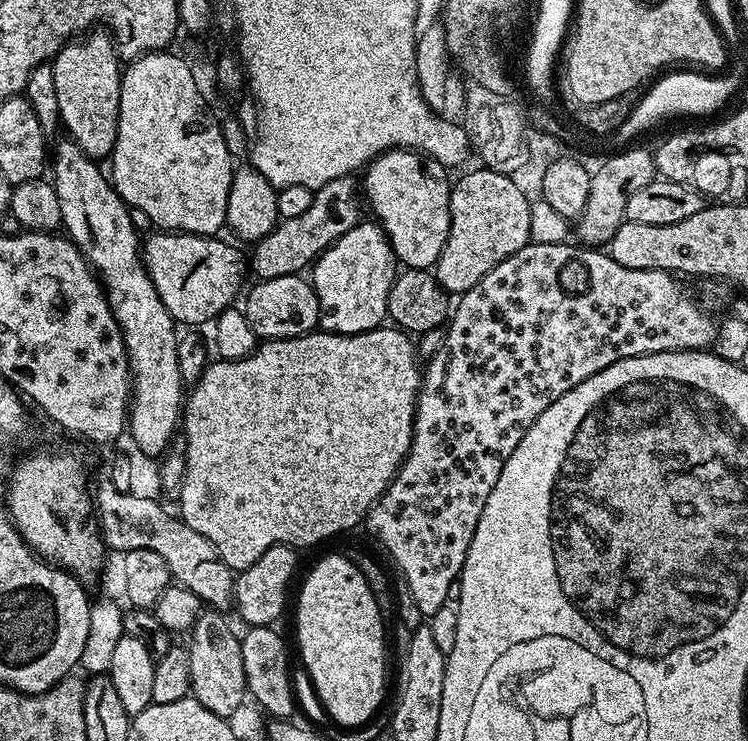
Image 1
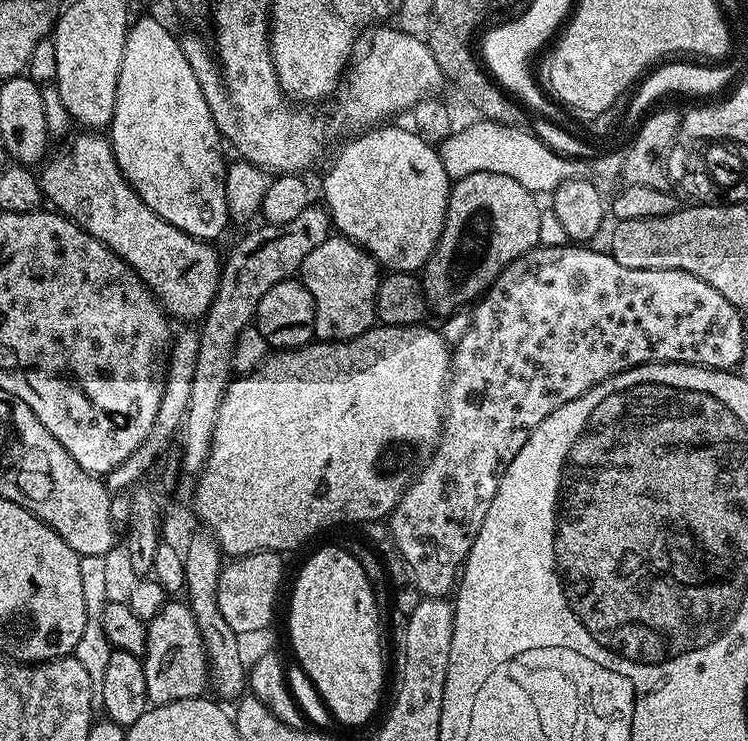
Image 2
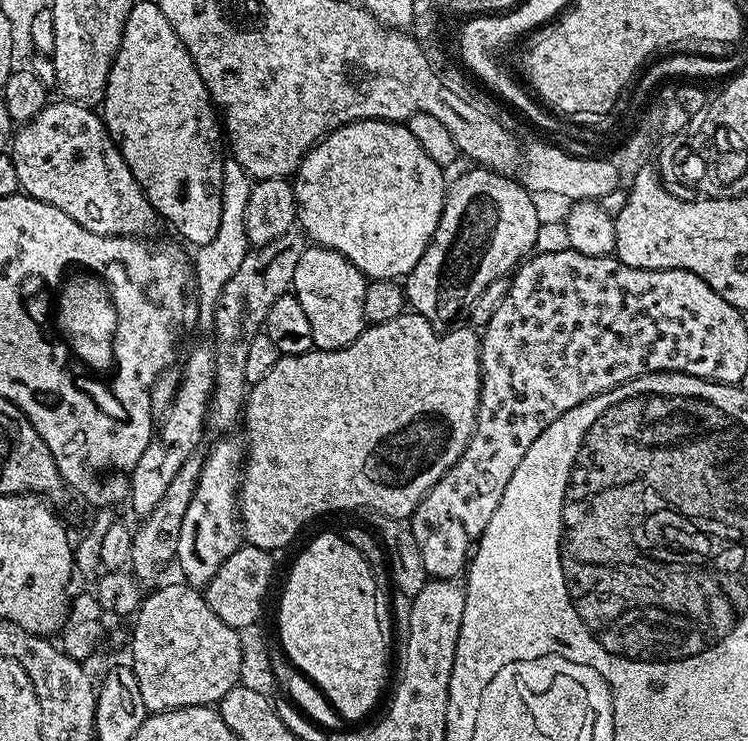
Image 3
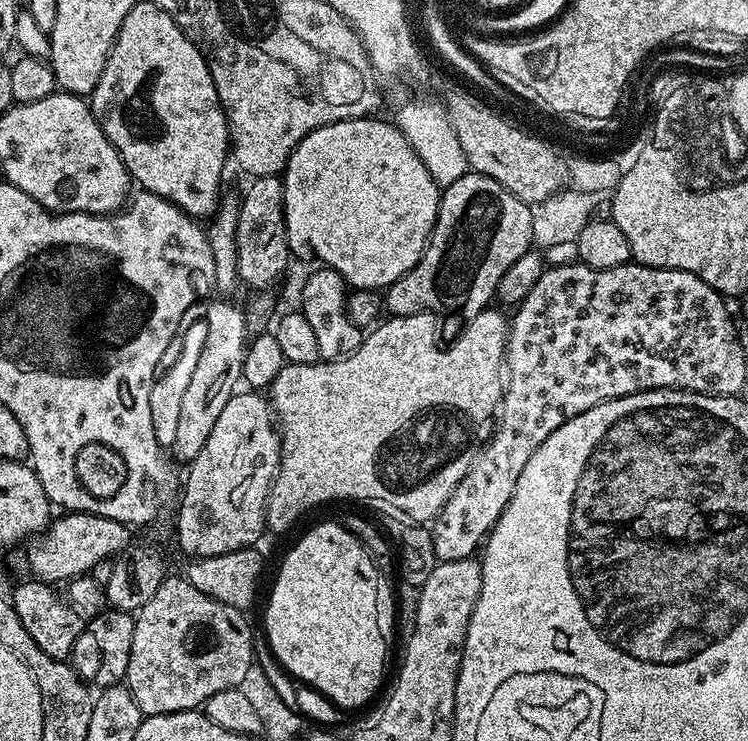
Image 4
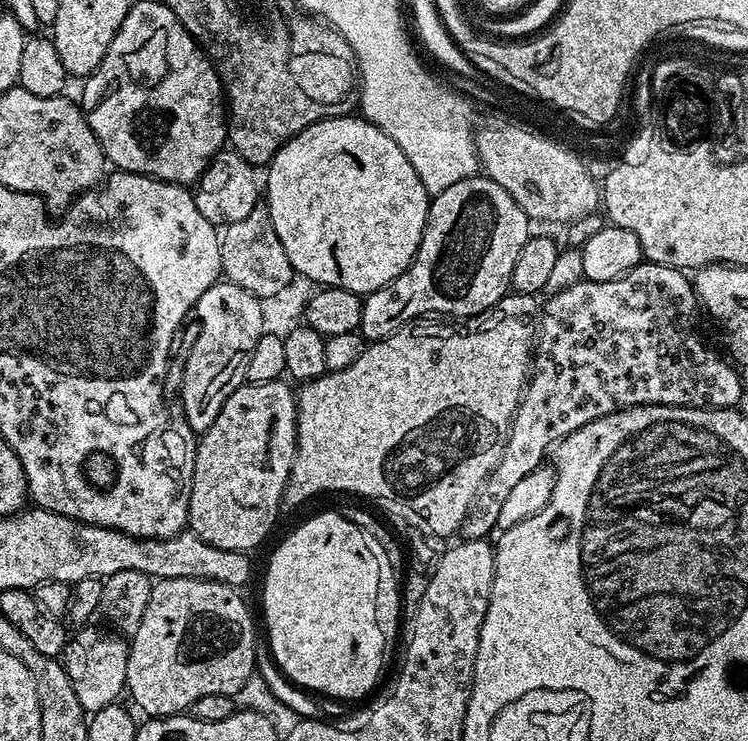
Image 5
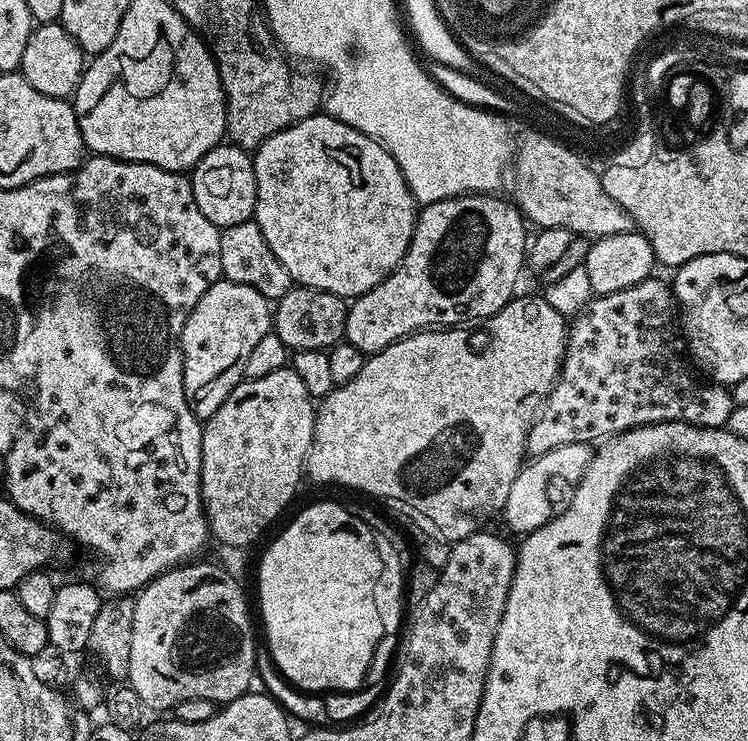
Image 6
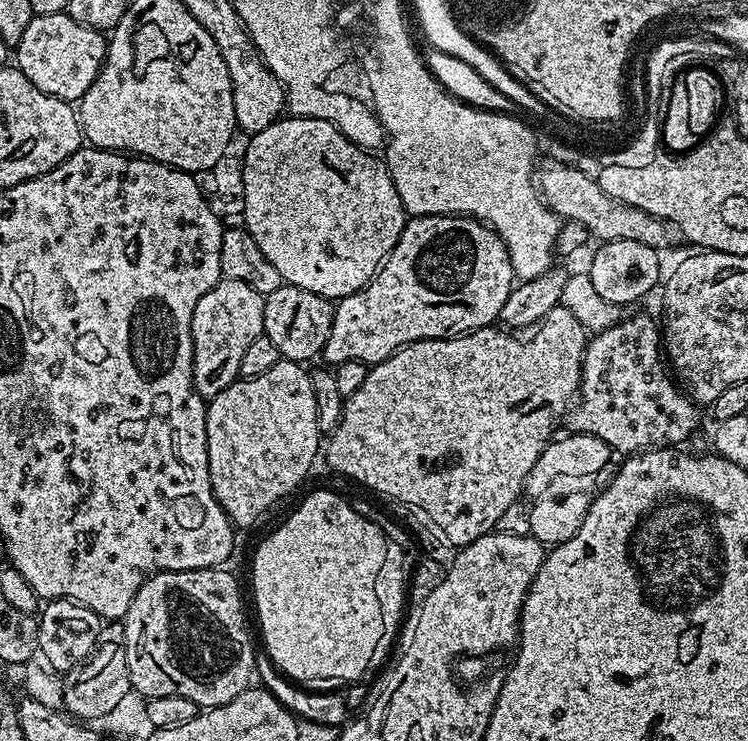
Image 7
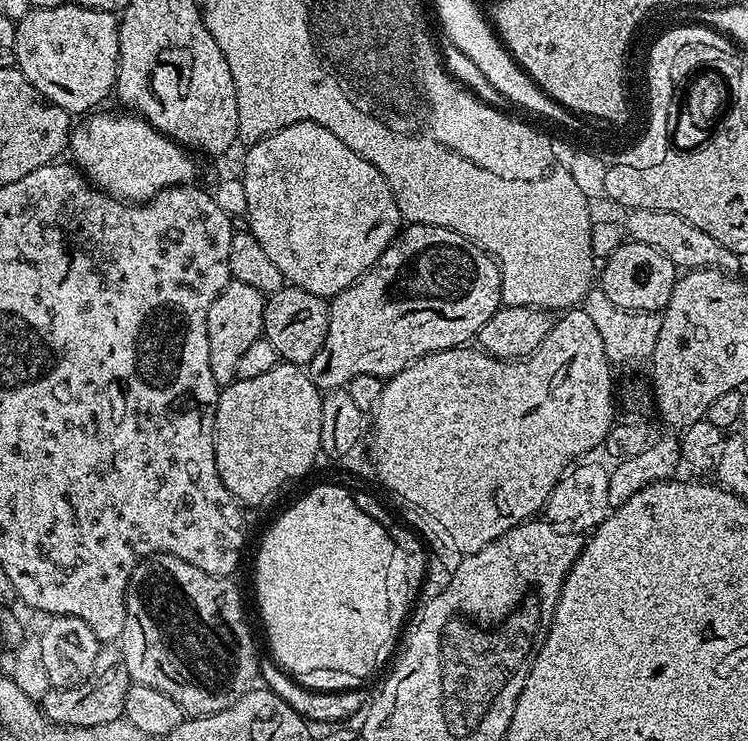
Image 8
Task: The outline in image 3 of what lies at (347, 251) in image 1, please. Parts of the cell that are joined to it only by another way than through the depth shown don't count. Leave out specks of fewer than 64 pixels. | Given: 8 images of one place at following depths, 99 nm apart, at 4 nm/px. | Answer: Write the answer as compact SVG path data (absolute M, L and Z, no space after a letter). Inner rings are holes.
M319 246L305 247L298 266L294 266L291 295L302 302L306 319L314 334L313 349L325 352L345 348L354 338L363 334L366 327L362 301L366 299L366 286L369 279L358 270L345 256L329 248Z

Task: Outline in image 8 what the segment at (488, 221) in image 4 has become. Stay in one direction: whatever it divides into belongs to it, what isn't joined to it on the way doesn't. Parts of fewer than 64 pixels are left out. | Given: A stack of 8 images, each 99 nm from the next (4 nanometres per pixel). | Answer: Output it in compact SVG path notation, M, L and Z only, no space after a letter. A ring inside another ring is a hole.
M408 224L374 266L366 269L345 292L331 297L326 342L307 364L308 377L316 388L327 390L345 387L358 374L393 376L420 356L467 345L501 304L500 268L490 253L454 230Z

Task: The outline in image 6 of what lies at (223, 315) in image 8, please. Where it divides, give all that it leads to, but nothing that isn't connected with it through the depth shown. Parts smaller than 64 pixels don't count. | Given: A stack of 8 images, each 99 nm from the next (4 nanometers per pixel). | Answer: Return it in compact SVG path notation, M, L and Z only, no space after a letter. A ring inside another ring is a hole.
M263 296L260 302L260 332L204 330L204 299L198 298L180 335L180 349L184 355L184 397L197 420L208 420L218 410L218 406L226 402L234 386L238 386L244 379L246 361L250 359L254 346L266 333L273 331L273 328L274 308Z

